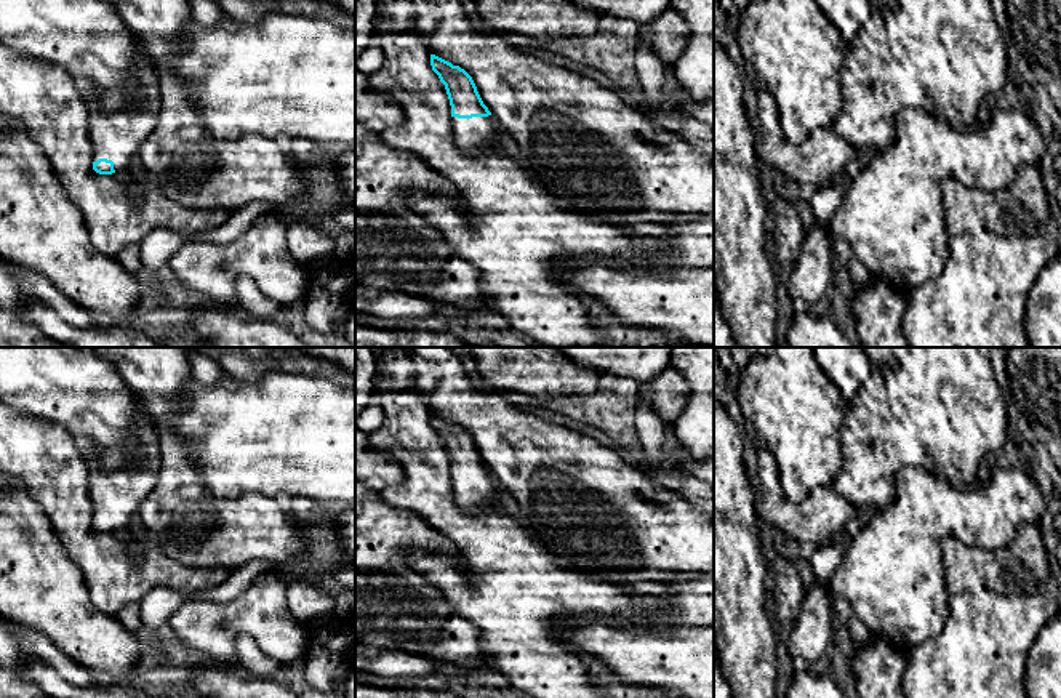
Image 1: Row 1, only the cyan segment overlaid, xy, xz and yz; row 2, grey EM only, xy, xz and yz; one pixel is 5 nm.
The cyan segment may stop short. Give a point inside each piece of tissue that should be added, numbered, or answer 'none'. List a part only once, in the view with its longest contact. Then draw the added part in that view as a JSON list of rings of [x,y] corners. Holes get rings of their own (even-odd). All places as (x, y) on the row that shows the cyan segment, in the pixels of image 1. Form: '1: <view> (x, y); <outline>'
1: xz (472, 135); [[[493,115],[472,118],[451,117],[451,130],[456,147],[467,154],[498,146],[501,131]]]

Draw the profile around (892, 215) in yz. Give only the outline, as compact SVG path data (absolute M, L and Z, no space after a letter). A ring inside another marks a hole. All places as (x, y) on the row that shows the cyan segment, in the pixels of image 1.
M999 107L986 123L963 130L923 109L903 109L895 120L895 141L864 168L853 168L843 200L831 221L831 232L848 242L872 279L885 280L906 296L935 279L947 258L941 181L954 178L971 189L1003 191L1021 166L1039 166L1045 139L1023 109Z

